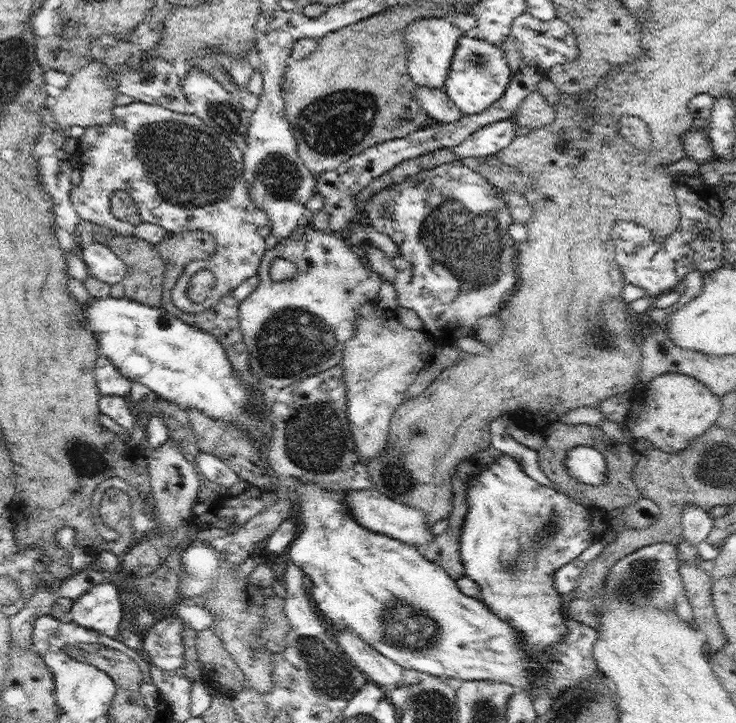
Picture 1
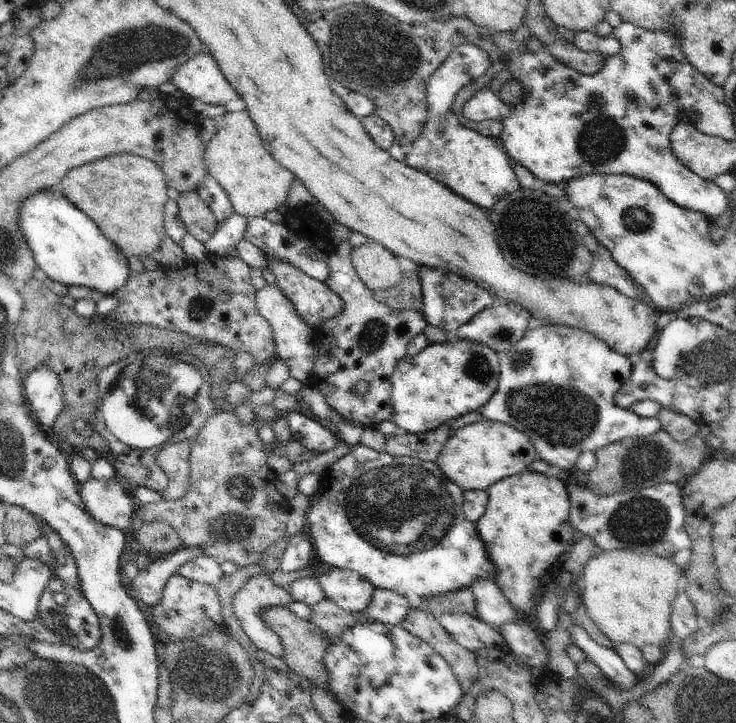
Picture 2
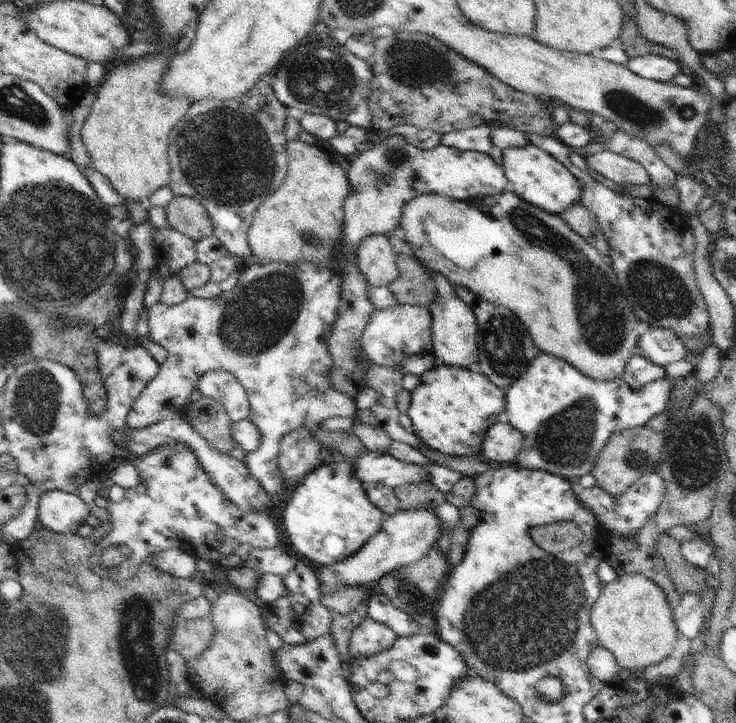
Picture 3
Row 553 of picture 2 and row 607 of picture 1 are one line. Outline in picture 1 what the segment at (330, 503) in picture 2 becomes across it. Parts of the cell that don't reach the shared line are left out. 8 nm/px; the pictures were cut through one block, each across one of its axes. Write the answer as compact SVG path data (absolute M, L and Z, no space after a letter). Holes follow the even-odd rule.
M298 479L298 507L300 516L297 522L302 526L291 542L285 555L300 567L312 580L311 595L320 612L338 628L350 630L360 636L366 644L376 648L384 656L399 664L403 669L426 672L434 676L460 678L460 680L504 681L515 690L528 691L533 698L562 695L568 687L578 685L582 679L602 677L592 654L598 631L578 619L566 614L564 621L568 632L552 648L552 660L534 660L530 652L524 650L520 634L512 624L500 620L480 599L471 597L455 584L455 580L438 564L422 556L414 546L386 537L364 528L346 503L346 491L326 491L320 484ZM544 671L544 674L542 674ZM557 690L559 694L553 695Z

